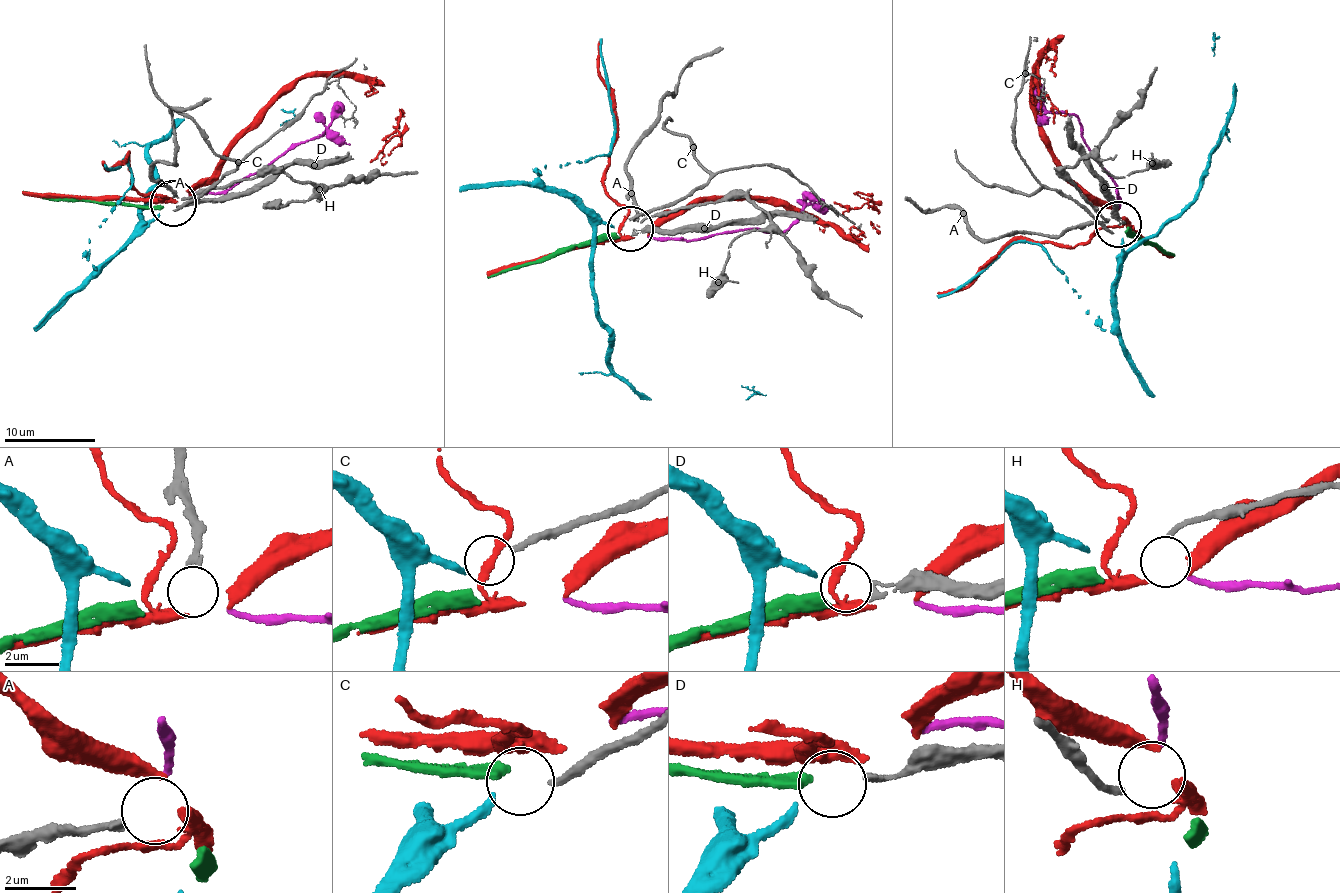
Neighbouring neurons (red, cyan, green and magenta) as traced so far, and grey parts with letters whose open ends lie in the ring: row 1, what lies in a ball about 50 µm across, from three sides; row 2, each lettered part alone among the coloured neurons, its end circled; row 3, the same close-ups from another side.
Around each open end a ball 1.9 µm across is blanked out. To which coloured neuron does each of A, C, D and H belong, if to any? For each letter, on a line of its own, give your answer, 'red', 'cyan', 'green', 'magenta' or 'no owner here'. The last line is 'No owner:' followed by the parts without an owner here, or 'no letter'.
A: no owner here
C: cyan
D: green
H: magenta
No owner: A

